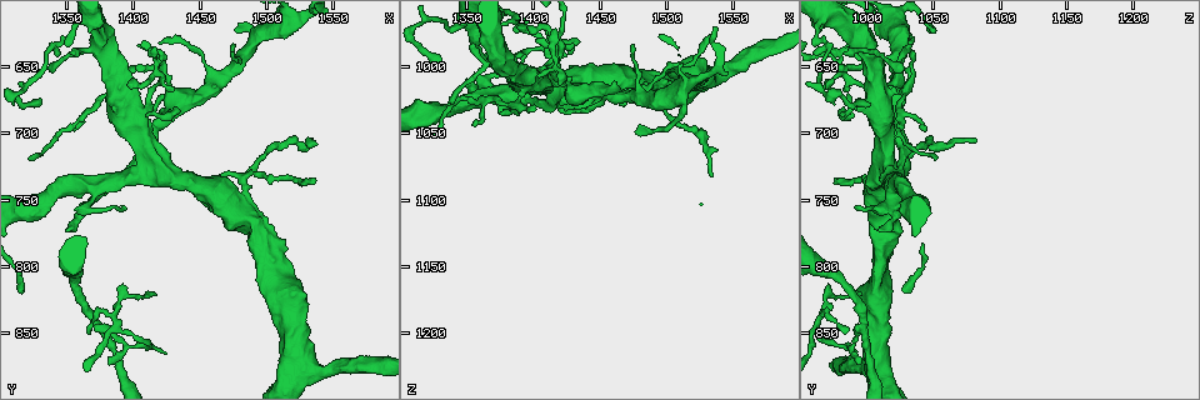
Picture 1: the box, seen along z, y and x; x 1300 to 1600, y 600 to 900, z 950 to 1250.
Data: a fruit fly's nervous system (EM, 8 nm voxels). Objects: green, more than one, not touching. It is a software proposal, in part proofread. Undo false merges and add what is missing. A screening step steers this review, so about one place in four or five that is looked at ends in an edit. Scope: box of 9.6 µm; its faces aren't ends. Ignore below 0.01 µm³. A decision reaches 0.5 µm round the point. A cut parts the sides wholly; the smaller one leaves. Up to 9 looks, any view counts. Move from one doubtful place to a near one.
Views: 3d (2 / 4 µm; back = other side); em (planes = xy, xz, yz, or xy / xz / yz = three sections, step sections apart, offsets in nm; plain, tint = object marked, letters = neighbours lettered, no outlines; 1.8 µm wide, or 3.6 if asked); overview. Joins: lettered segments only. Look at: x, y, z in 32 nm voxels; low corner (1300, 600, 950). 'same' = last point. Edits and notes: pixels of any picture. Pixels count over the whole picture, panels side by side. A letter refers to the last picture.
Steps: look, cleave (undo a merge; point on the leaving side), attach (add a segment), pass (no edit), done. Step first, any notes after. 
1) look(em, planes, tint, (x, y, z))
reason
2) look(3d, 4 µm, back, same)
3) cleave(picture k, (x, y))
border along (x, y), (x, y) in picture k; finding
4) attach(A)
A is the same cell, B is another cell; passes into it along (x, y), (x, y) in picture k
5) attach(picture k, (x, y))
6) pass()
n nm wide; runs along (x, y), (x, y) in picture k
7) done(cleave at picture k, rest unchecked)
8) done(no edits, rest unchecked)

look(em, xz, step 16, tint, (1418, 656, 980))
touches itself

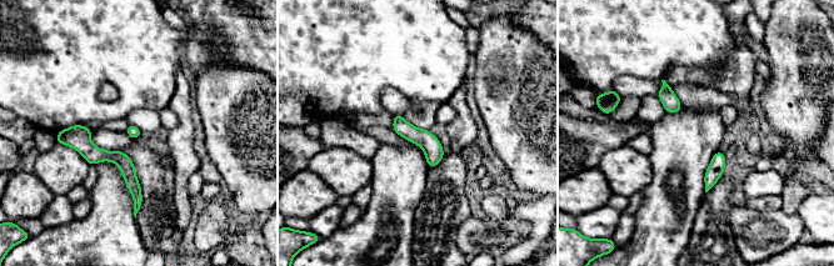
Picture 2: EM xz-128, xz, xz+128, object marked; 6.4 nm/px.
look(em, planes, letters, same)

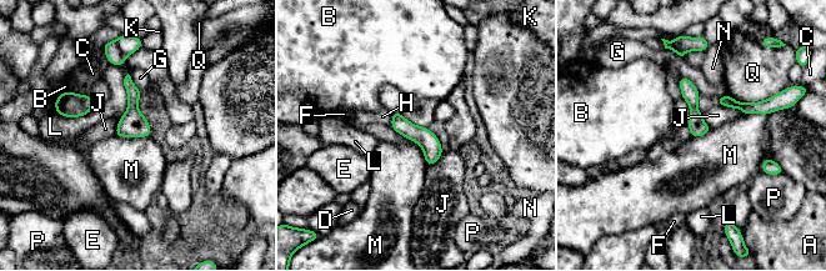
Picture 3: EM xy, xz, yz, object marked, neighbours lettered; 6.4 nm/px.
pass()
A, B, C, D, E, F, G, H, J, K, L, M, N, P and Q are other cells; border along (114, 135), (149, 137) in picture 3; one neuron here

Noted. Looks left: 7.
look(em, planes, tint, (1410, 704, 1012))
calibre changes

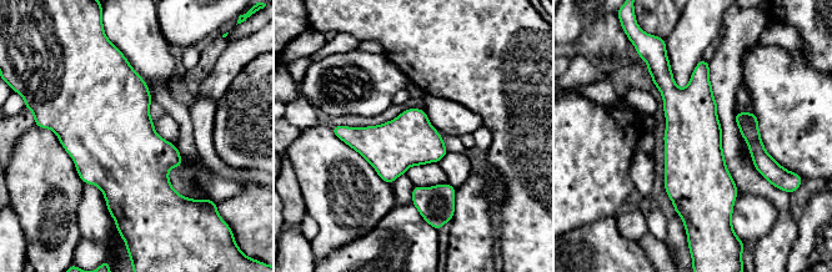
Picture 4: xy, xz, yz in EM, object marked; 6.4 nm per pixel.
look(em, planes, letters, same)

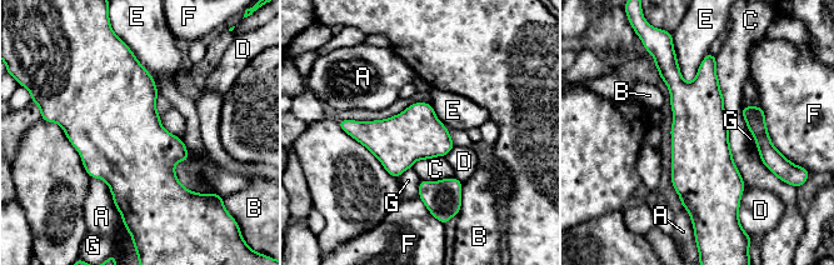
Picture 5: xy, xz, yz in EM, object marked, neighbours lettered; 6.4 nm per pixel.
pass()
340 nm wide; A, B, C, D, E, F and G are other cells; border along (159, 114), (161, 125), (176, 136) in picture 5; continuous, no second neuron

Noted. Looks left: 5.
look(3d, 4 µm, (1534, 706, 1082))
branch stops here

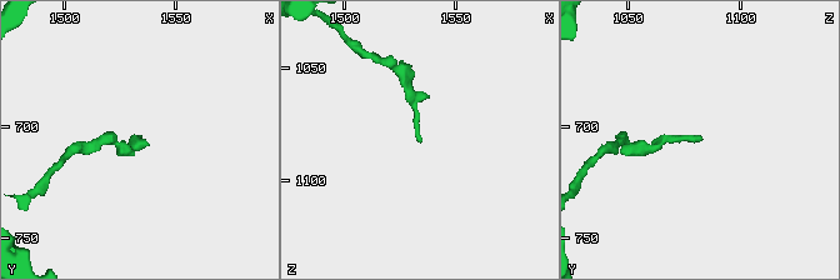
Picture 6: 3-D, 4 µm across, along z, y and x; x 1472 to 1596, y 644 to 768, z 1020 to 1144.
look(em, planes, letters, (1534, 705, 1084))

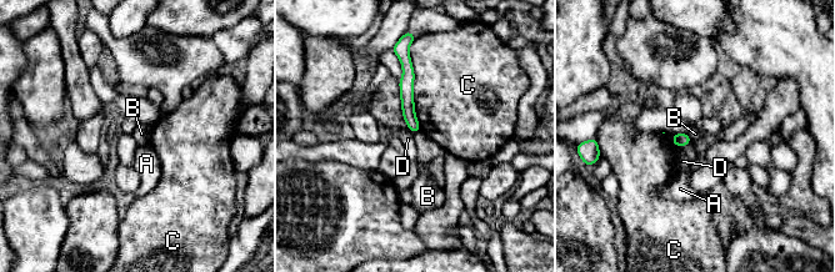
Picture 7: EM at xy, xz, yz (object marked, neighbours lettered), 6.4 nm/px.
pass()
A, B, C and D are other cells; border along (405, 125), (414, 134) in picture 7; no lettered segment goes on from it

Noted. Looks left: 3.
look(3d, 4 µm, (1374, 846, 994))
three arms meet

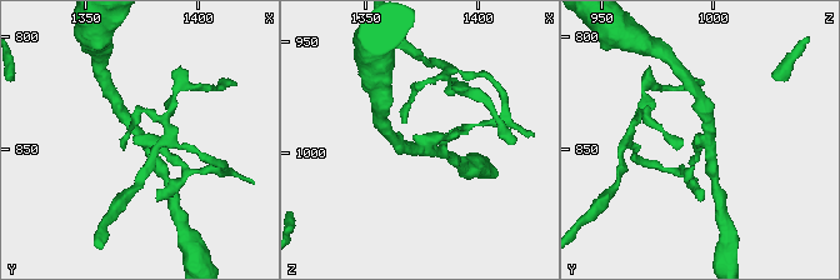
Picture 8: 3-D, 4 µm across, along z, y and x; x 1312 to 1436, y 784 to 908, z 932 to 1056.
look(em, 3.6 µm, planes, letters, (1376, 847, 996))
3 arms

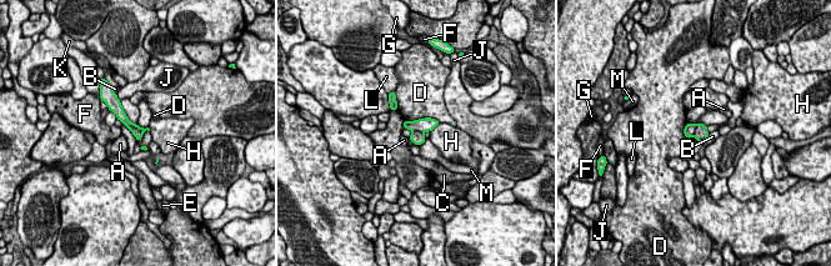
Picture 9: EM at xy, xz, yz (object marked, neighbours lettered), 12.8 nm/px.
cleave(picture 9, (689, 131))
A, B, C, D, E, F, G, H, J, K, L and M are other cells; border along (696, 124), (694, 135) in picture 9; a second neuron is stuck on

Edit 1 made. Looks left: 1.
done(cleave at picture 9, rest unchecked)

